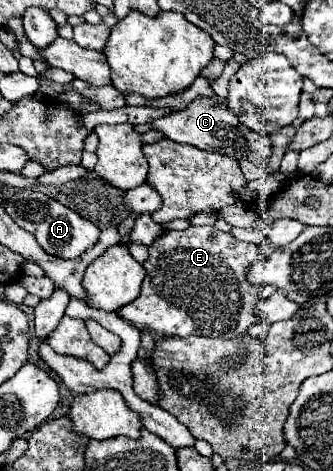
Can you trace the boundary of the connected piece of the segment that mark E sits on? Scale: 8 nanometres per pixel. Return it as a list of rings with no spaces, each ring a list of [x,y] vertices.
[[[190,225],[184,231],[166,231],[162,237],[158,237],[148,247],[148,259],[144,261],[146,279],[142,285],[142,293],[138,295],[138,299],[116,311],[120,319],[142,329],[144,339],[138,351],[138,359],[152,361],[152,351],[160,337],[188,337],[188,335],[206,335],[222,339],[242,337],[254,323],[262,319],[258,317],[258,305],[276,291],[274,285],[250,285],[250,281],[246,281],[248,265],[252,265],[254,261],[262,261],[258,245],[238,241],[230,233],[222,233],[212,225],[204,227]]]

